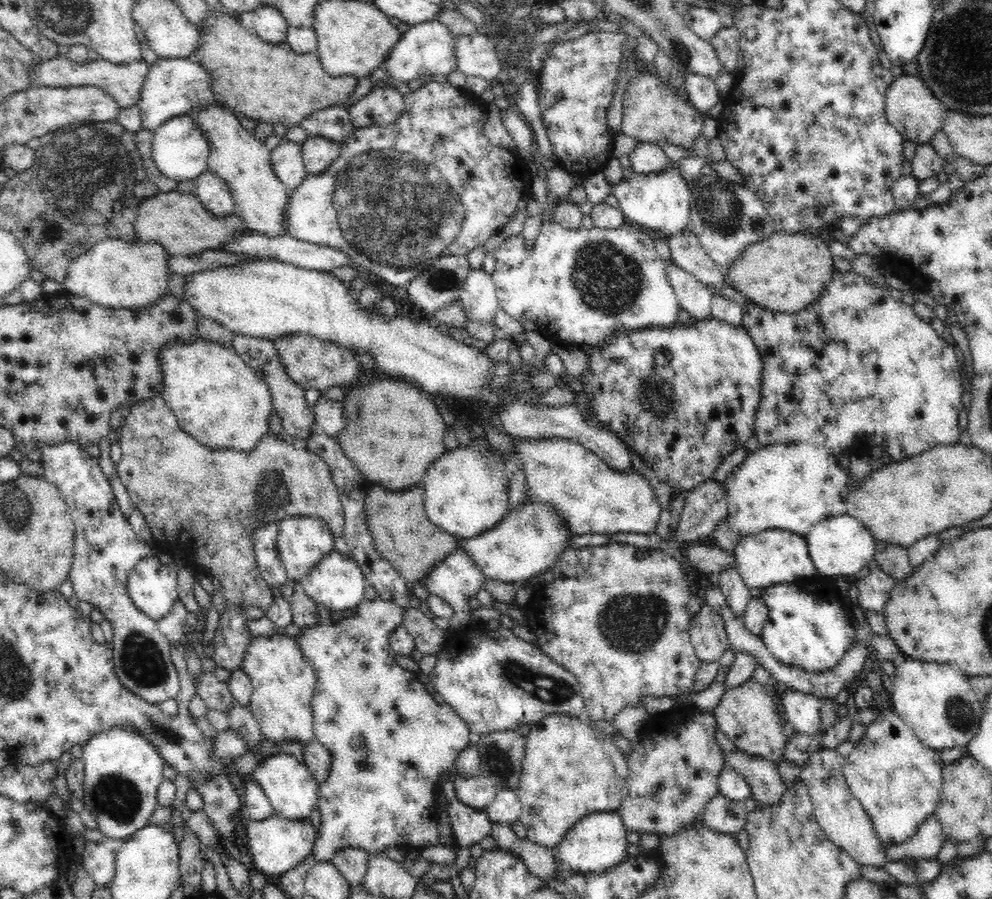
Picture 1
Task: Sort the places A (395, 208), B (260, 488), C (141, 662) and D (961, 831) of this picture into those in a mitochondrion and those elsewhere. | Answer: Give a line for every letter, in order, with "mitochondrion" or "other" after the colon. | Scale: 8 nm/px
A: mitochondrion
B: mitochondrion
C: mitochondrion
D: other

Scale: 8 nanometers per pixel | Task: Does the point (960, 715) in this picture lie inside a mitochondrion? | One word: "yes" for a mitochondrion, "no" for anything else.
yes

